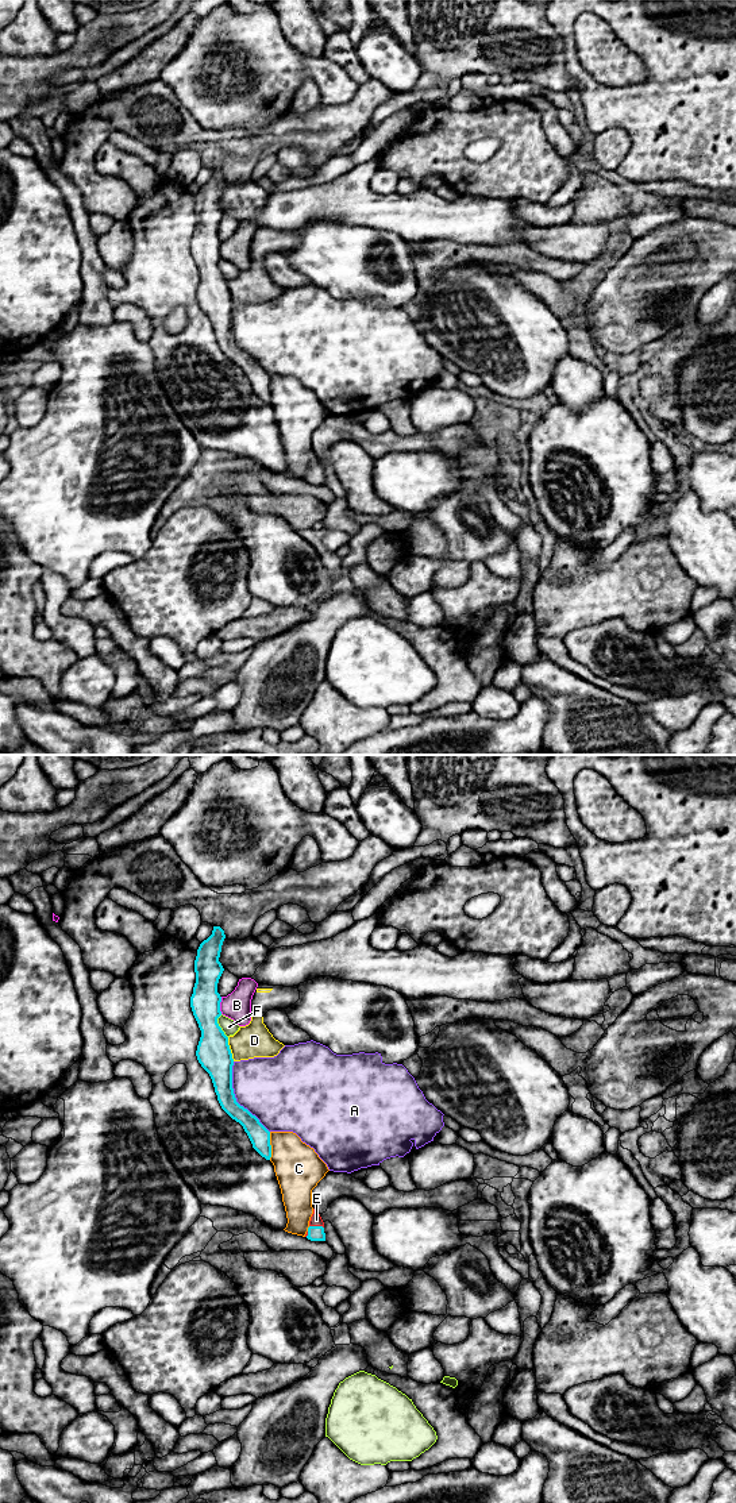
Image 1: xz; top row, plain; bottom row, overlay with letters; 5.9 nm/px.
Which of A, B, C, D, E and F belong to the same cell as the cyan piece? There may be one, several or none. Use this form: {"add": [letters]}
{"add": ["E"]}

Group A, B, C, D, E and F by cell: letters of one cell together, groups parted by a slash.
A / B / C / D / E / F

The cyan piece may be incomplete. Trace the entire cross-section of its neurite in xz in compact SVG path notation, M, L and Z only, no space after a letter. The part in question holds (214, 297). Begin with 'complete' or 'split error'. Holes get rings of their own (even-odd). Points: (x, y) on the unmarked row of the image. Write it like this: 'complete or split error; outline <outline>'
complete; outline M213 170L212 178L204 184L194 204L196 227L190 240L190 251L201 274L196 300L209 317L221 352L247 377L253 392L266 404L271 401L270 375L247 352L236 346L232 332L234 302L228 281L217 267L221 259L221 240L217 227L224 215L219 205L226 182L220 170Z

